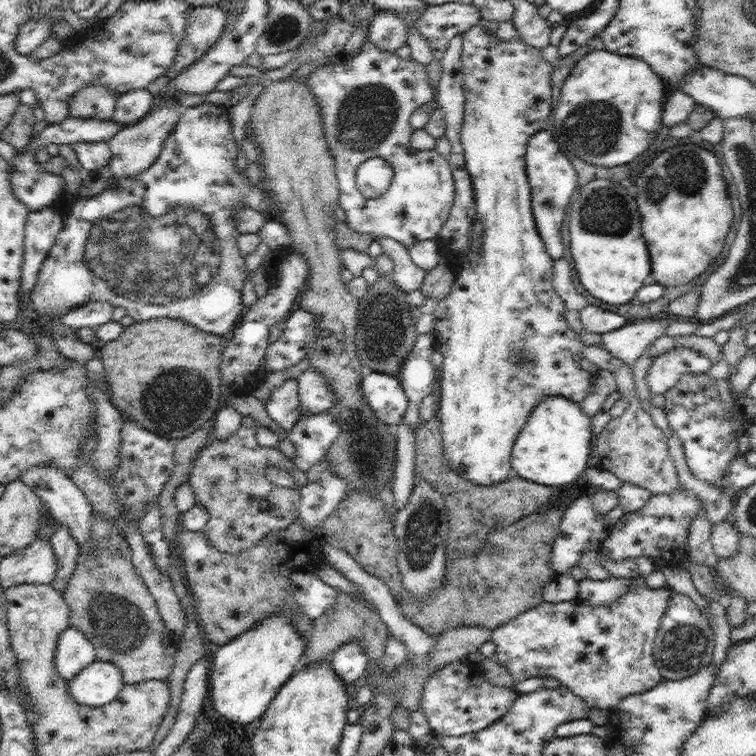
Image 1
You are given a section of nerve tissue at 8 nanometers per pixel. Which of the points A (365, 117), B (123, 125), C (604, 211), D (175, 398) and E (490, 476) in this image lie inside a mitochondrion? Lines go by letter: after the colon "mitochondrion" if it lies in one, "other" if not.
A: mitochondrion
B: other
C: mitochondrion
D: mitochondrion
E: other

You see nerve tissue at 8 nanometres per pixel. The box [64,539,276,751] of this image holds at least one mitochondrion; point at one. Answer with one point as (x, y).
(117, 623)

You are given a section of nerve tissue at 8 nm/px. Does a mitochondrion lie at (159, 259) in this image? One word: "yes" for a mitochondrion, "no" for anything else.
yes

